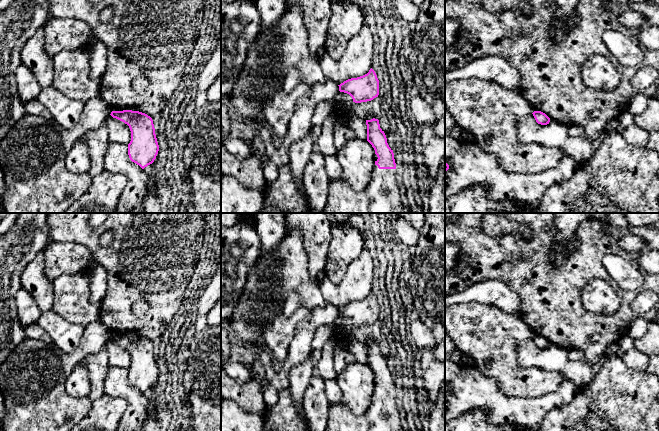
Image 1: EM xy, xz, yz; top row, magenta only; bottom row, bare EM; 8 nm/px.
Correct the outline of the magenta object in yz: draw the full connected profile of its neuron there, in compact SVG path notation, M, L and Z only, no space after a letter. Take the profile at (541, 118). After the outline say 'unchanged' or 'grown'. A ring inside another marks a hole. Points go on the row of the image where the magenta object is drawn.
M534 111L533 116L538 124L547 125L550 122L550 118L541 111Z; unchanged

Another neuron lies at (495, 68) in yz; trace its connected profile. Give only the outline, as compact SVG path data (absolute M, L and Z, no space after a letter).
M493 55L476 59L460 69L445 72L445 84L469 78L493 80L505 88L518 91L521 84L519 70L506 59Z

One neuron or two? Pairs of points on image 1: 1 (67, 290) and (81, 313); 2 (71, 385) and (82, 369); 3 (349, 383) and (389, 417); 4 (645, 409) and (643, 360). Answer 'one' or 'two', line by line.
1: one
2: one
3: two
4: two

